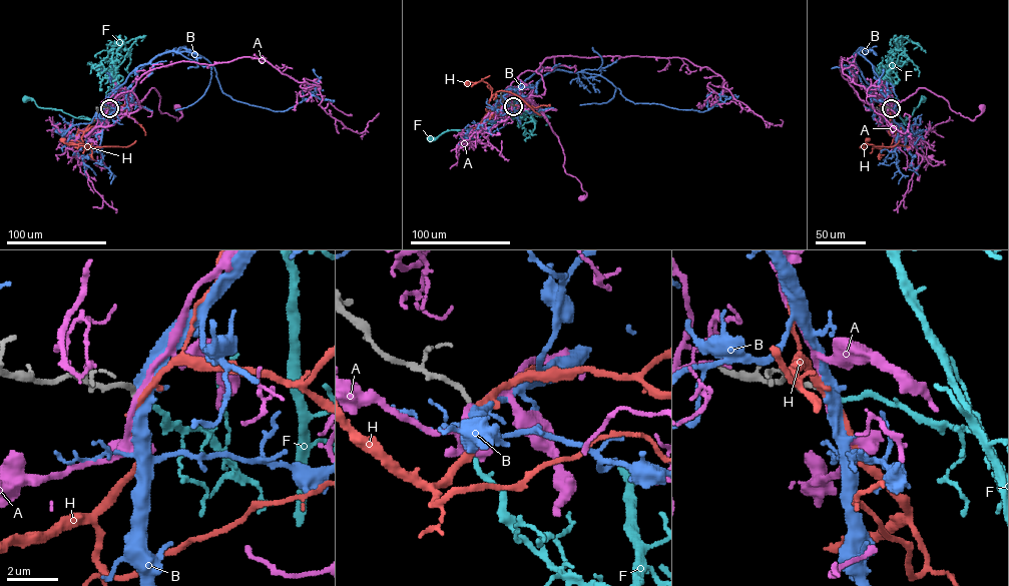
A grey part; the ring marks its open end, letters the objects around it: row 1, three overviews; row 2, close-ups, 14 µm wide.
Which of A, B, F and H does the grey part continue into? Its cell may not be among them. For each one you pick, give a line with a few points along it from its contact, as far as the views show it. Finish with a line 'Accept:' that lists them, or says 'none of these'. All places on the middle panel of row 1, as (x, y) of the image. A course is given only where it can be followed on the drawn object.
F: Its course: (513, 106), (518, 114), (474, 128), (450, 130), (429, 138)
Accept: F

